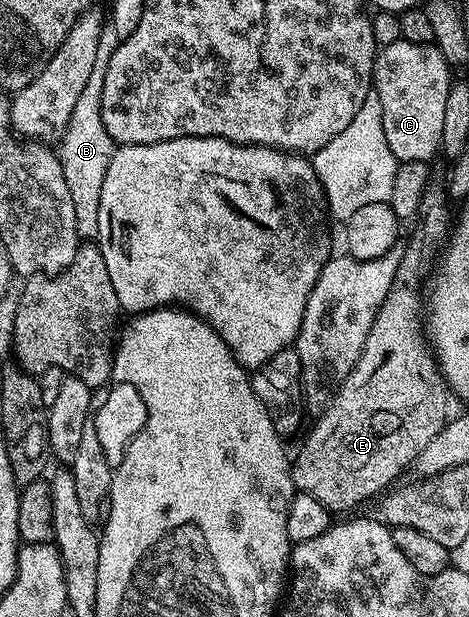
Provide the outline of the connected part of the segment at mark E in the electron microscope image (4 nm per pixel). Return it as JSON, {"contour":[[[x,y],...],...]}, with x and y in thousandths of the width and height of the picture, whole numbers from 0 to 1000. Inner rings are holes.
{"contour":[[[915,295],[902,313],[893,353],[887,357],[898,374],[885,376],[872,387],[872,402],[861,402],[829,480],[817,488],[791,527],[791,540],[783,540],[783,553],[774,553],[774,572],[765,572],[757,598],[740,605],[736,616],[710,635],[710,648],[674,674],[670,686],[676,687],[661,695],[650,720],[633,731],[633,739],[623,739],[627,791],[644,802],[672,806],[704,831],[744,828],[785,809],[802,810],[814,797],[836,791],[853,778],[846,775],[870,757],[874,762],[883,755],[893,734],[910,728],[910,720],[945,697],[959,677],[962,635],[940,609],[932,577],[923,572],[902,528],[902,473],[910,465],[910,447],[962,378],[962,355],[957,361],[957,342],[949,337],[949,329],[953,331],[951,298]]]}

